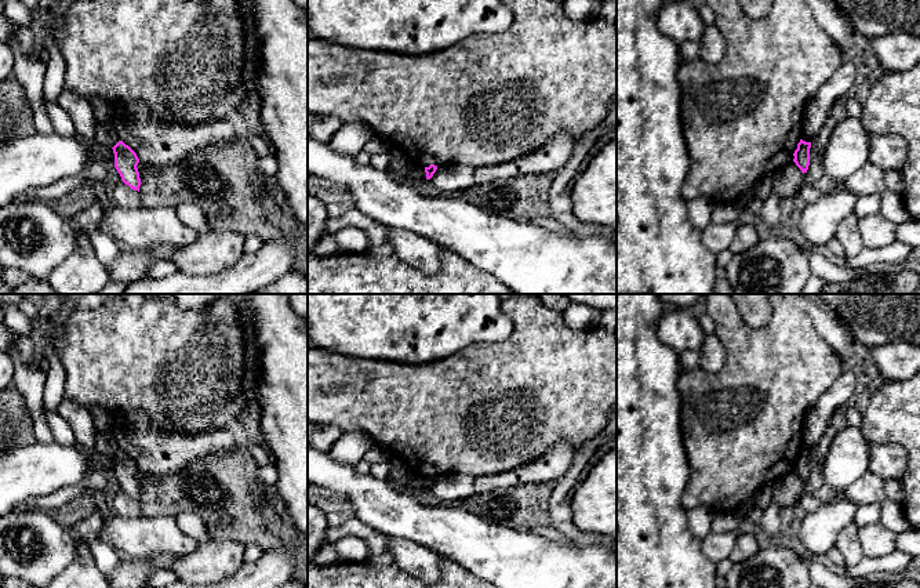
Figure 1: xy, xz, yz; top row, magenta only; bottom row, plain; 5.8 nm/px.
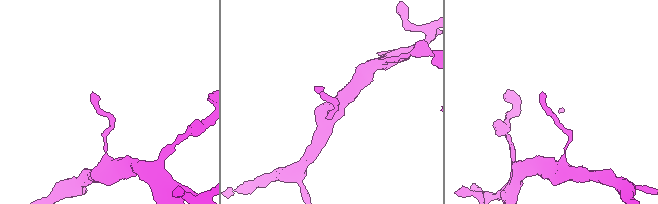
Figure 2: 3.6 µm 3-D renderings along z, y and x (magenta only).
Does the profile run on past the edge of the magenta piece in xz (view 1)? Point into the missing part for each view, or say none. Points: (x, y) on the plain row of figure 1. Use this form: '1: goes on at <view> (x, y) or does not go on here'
1: does not go on here

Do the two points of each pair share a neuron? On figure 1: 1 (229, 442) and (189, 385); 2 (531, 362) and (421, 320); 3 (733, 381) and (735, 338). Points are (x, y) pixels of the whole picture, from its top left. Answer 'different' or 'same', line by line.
1: different
2: different
3: same

